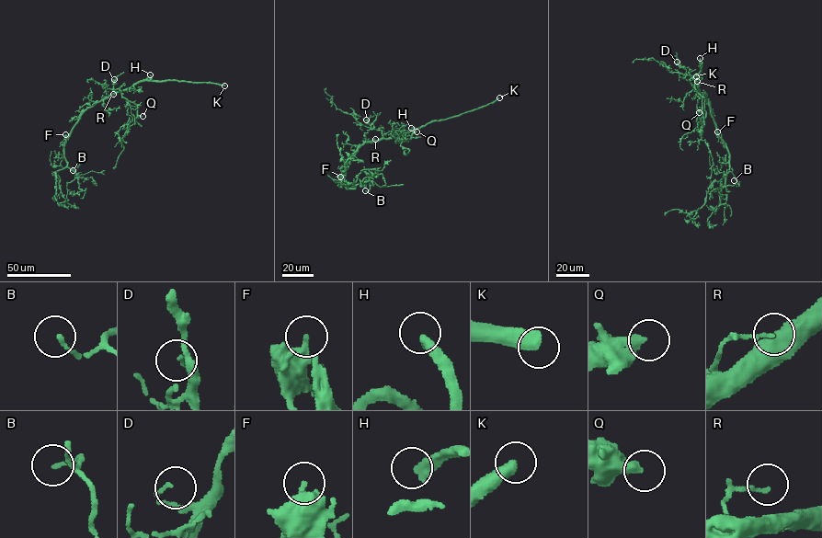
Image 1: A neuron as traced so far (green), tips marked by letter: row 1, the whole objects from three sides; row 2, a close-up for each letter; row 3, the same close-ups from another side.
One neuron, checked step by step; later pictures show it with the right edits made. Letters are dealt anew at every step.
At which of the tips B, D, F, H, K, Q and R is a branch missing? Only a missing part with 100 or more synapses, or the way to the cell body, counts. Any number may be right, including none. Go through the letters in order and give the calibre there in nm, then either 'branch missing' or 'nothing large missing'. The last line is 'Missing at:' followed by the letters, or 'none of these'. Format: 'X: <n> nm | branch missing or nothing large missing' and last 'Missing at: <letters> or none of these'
B: 120 nm | nothing large missing
D: 110 nm | nothing large missing
F: 400 nm | nothing large missing
H: 400 nm | branch missing
K: 480 nm | branch missing
Q: 400 nm | nothing large missing
R: 110 nm | nothing large missing
Missing at: H, K

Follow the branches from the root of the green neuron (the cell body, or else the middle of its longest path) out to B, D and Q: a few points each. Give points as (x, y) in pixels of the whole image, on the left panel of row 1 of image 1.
B: (88, 108), (80, 116), (64, 143), (67, 166), (74, 170), (79, 164), (73, 170)
D: (88, 108), (120, 92), (113, 88), (114, 79)
Q: (88, 108), (120, 91), (136, 106), (137, 115), (142, 116)

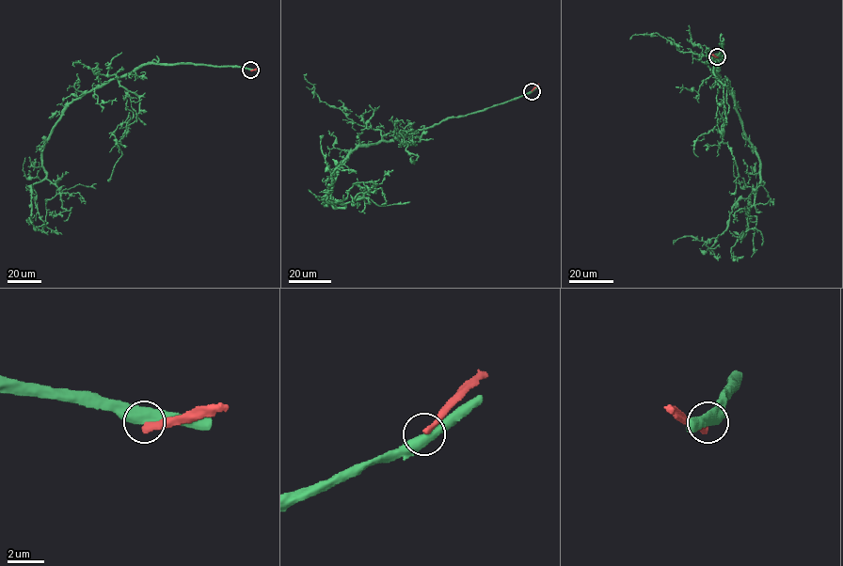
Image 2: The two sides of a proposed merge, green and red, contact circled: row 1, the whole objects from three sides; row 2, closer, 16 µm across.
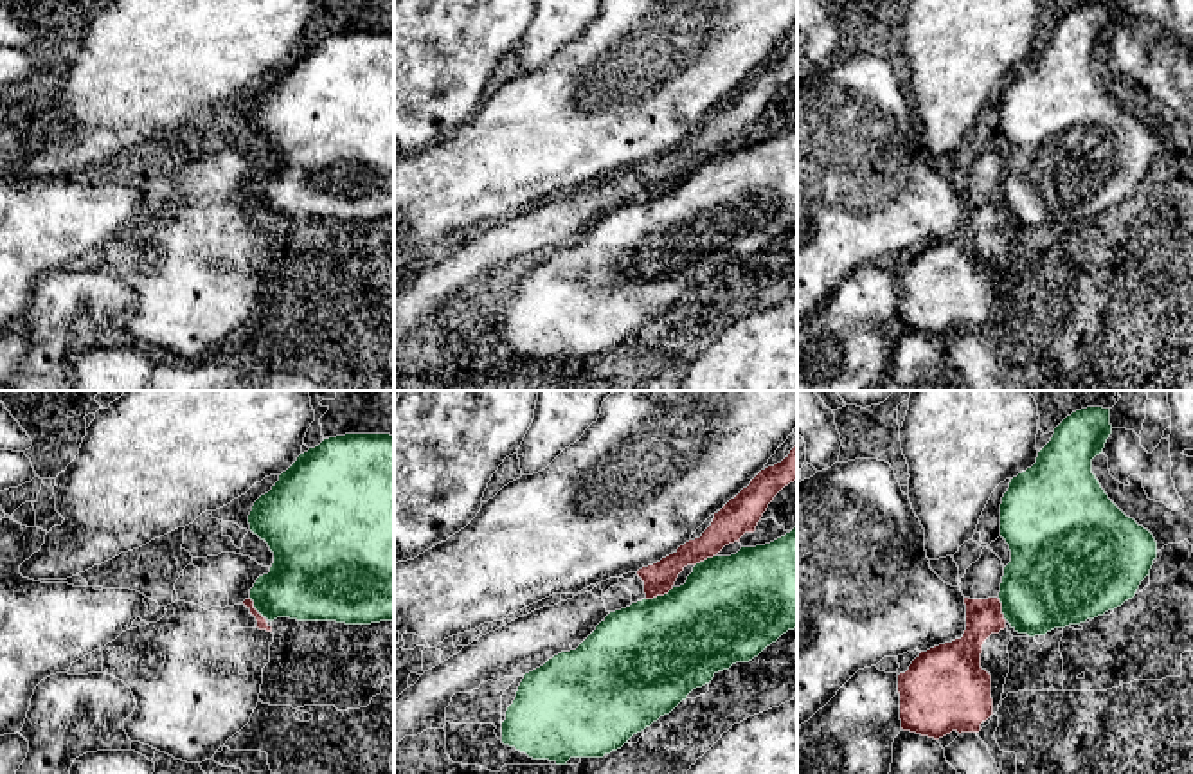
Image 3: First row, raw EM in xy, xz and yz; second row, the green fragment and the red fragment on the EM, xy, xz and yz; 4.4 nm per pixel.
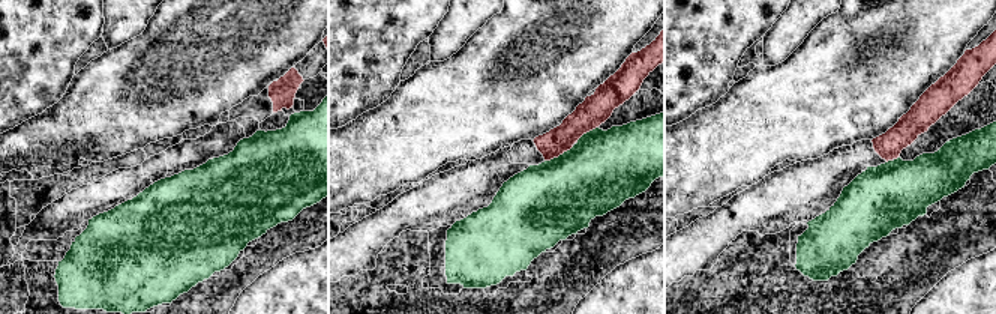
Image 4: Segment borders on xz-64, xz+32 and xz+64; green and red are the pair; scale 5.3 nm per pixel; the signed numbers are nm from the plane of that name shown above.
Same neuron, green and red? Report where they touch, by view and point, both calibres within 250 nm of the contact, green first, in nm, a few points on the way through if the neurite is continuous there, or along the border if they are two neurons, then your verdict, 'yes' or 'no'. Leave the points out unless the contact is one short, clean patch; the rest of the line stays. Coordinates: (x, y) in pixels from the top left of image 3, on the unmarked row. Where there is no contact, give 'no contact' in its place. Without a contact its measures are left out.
xz (659, 193) | 480/140 nm | no

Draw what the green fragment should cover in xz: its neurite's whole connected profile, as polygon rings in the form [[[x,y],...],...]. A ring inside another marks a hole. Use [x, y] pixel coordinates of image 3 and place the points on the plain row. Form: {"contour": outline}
{"contour": [[[797,124],[731,153],[713,153],[693,164],[686,180],[668,191],[610,209],[596,227],[570,248],[561,248],[524,272],[502,319],[502,340],[533,356],[567,362],[570,355],[603,355],[669,311],[687,292],[709,281],[718,268],[749,259],[783,230],[797,223]]]}

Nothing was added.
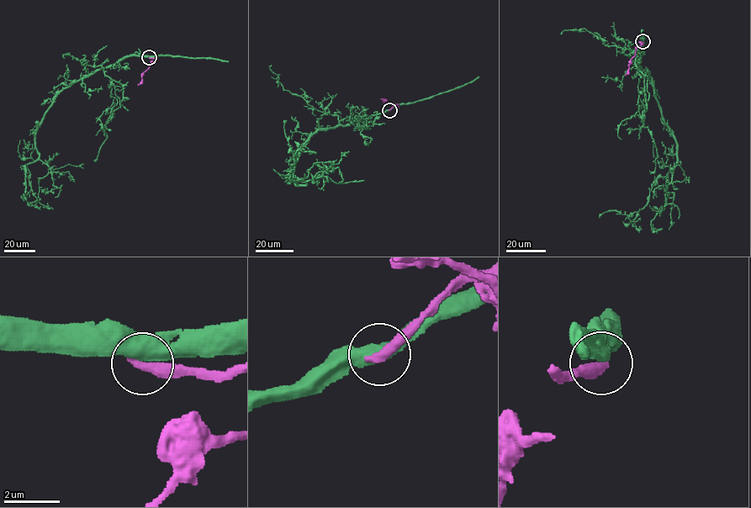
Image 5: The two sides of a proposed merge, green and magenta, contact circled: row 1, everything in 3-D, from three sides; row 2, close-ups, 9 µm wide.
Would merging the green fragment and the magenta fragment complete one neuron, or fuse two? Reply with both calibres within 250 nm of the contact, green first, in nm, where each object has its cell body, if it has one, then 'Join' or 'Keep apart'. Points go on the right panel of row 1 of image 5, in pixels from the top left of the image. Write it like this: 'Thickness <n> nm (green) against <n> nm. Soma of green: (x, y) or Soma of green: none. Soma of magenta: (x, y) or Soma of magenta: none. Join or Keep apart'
Thickness 500 nm (green) against 400 nm. Soma of green: none. Soma of magenta: none. Keep apart

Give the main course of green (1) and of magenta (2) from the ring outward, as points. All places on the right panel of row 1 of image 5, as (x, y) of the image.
1: (642, 41), (637, 63), (672, 132), (677, 161), (653, 184), (648, 202), (638, 210), (609, 210), (599, 218)
2: (642, 41), (640, 42), (641, 46), (637, 47), (628, 64), (628, 71), (624, 75)

